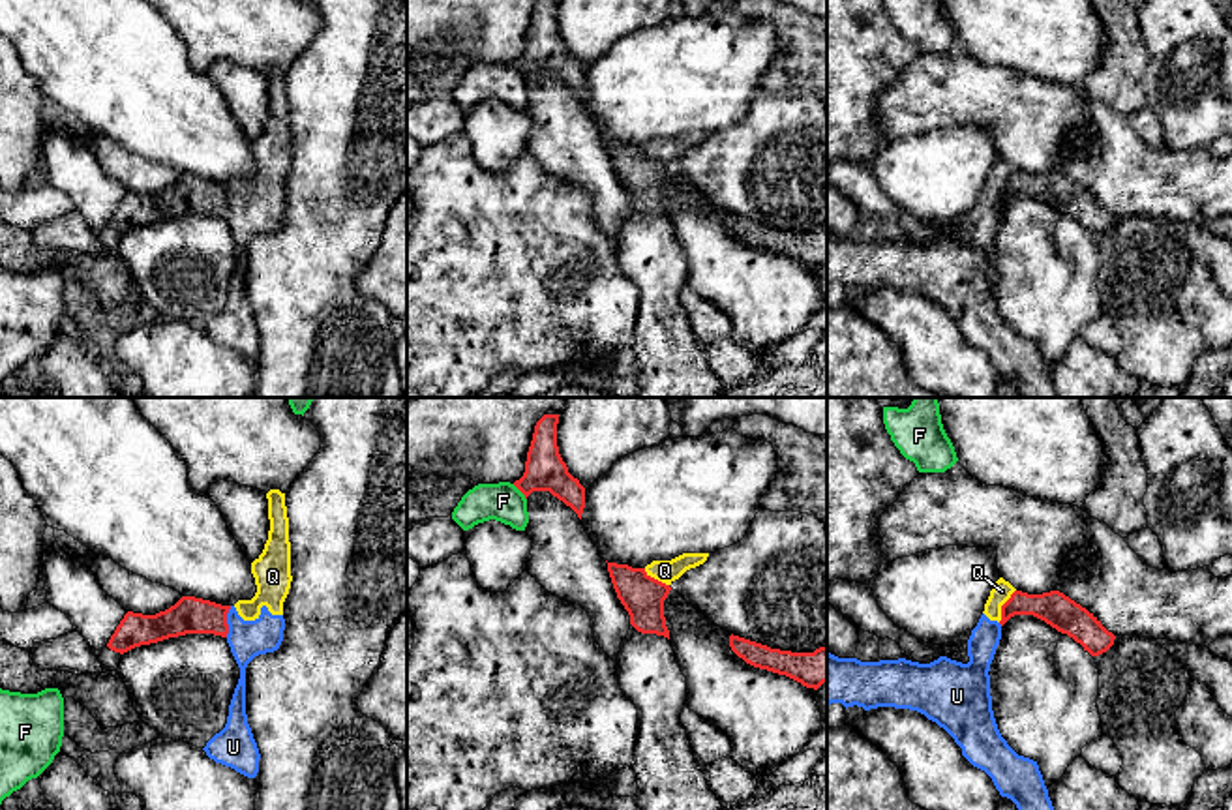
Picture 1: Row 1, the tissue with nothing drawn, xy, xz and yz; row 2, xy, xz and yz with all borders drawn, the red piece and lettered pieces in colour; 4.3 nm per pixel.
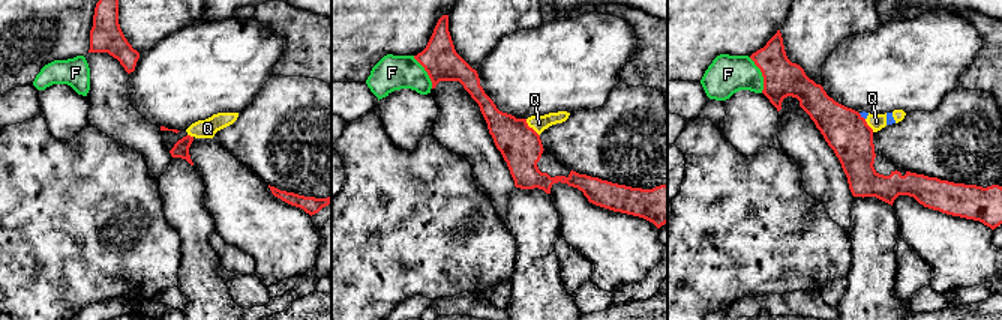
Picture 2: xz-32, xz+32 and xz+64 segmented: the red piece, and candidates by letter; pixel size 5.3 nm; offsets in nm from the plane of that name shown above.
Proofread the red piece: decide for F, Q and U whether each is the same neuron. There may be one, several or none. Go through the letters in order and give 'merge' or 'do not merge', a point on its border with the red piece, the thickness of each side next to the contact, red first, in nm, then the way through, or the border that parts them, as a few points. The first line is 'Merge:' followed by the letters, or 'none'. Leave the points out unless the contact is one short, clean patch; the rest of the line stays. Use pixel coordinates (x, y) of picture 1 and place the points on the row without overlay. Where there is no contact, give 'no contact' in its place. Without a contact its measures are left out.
Merge: none
F: do not merge; contact xz (520, 70); calibres 180 and 170 nm; border xz (512, 64), (525, 79)
Q: do not merge; contact yz (1002, 186); calibres 150 and 90 nm; border yz (1015, 169), (1002, 186), (998, 201)
U: do not merge; contact xy (225, 201); calibres 160 and 160 nm; border xy (231, 186), (225, 216)

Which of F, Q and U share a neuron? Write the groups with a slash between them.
F / Q U

